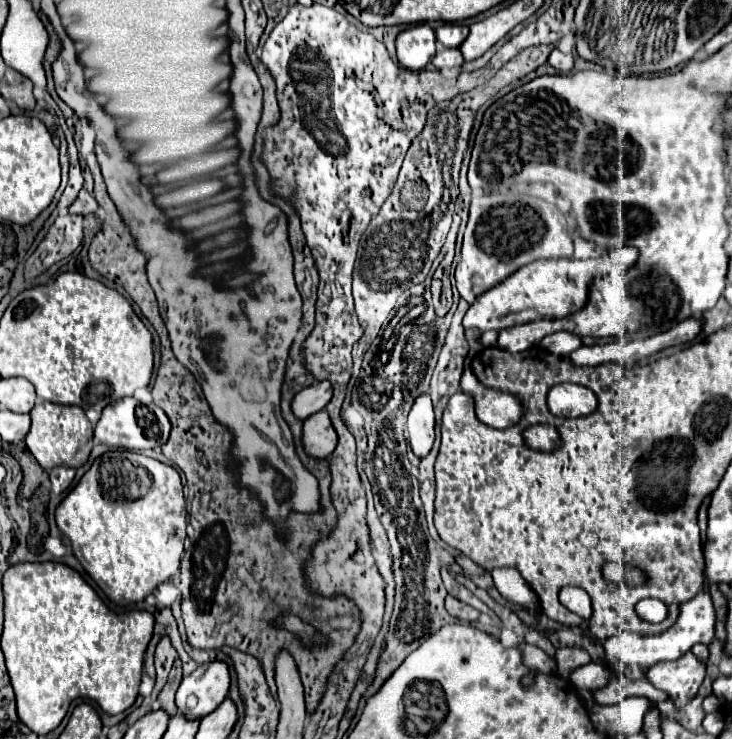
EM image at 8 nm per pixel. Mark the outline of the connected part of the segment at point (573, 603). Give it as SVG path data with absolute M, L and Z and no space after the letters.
M565 587L559 591L559 601L563 607L567 607L571 613L579 615L581 619L589 619L591 617L591 599L589 595L579 589L579 587Z

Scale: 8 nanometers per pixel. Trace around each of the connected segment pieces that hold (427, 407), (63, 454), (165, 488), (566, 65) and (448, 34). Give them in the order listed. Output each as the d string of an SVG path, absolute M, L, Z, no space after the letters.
M421 395L415 399L409 417L407 417L407 433L409 433L409 445L415 457L423 459L433 447L435 439L435 415L429 395Z
M37 401L31 409L31 431L27 435L27 449L33 453L37 463L49 471L57 465L81 467L93 449L93 427L85 417L81 407L75 405L57 405L47 401Z
M109 451L93 461L91 469L81 477L75 489L61 501L55 511L57 527L77 545L85 571L117 605L143 601L153 589L179 571L183 541L187 537L187 509L179 473L161 461L139 455L135 451Z
M553 49L549 55L549 65L557 71L569 71L573 67L573 55L563 55L559 49Z
M445 23L435 33L437 33L437 41L443 47L459 47L467 37L469 27L461 25L461 23Z

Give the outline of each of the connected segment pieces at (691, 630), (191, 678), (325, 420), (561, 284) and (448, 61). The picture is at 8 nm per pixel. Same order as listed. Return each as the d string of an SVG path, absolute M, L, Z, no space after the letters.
M707 593L697 595L693 601L687 601L681 605L681 613L679 619L675 621L675 625L671 629L667 629L665 633L661 633L659 637L637 637L635 633L619 633L615 637L609 637L603 641L603 649L607 653L607 661L611 663L611 669L621 669L623 667L623 675L627 675L629 679L641 679L645 677L645 671L659 663L659 661L673 661L679 659L681 655L685 655L695 643L703 643L703 645L711 645L715 641L715 609L713 609L713 601Z
M209 661L183 677L177 689L177 707L187 719L201 719L221 705L229 691L229 665Z
M319 411L303 421L303 447L309 457L327 459L337 445L337 433L327 411Z
M617 247L617 251L607 251L595 261L577 261L577 259L545 259L523 265L517 273L511 273L505 281L477 297L477 301L469 307L463 319L463 327L475 329L507 329L521 323L531 323L537 319L561 319L567 317L581 307L589 297L589 285L607 273L617 263L617 273L627 273L639 259L639 251L633 247Z
M439 49L437 55L433 57L433 65L437 69L443 69L443 67L461 67L463 65L463 55L459 49Z

